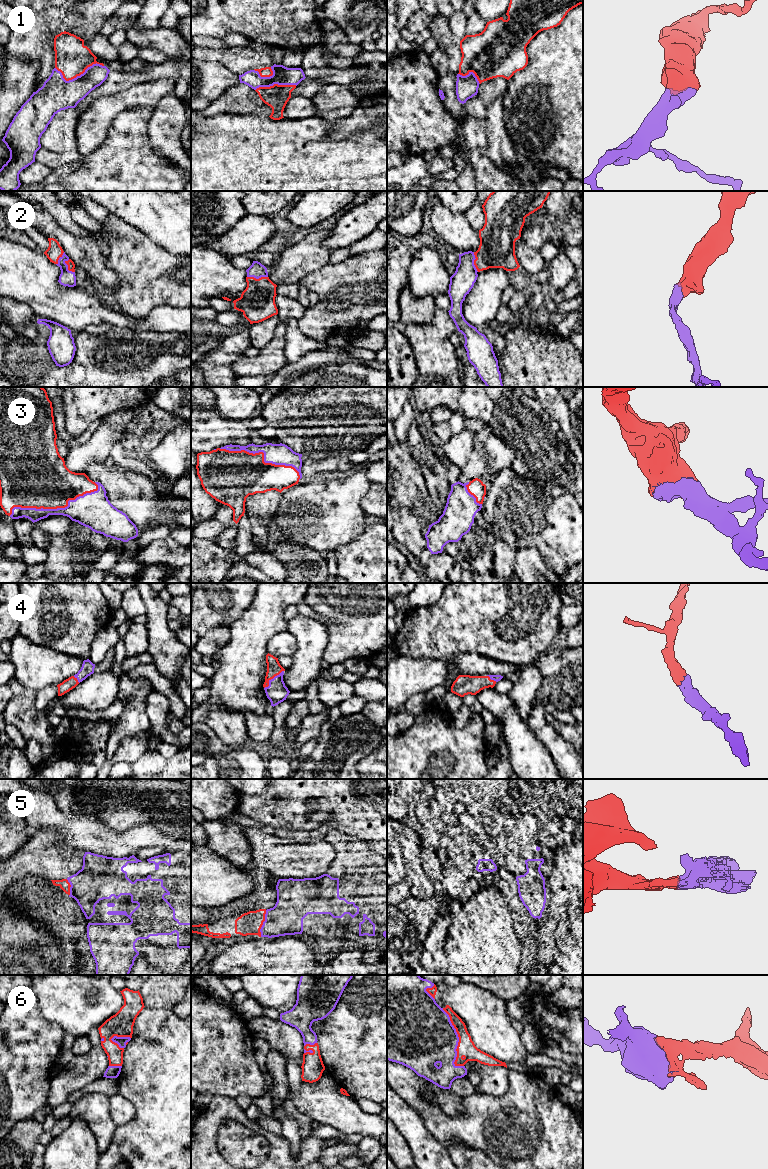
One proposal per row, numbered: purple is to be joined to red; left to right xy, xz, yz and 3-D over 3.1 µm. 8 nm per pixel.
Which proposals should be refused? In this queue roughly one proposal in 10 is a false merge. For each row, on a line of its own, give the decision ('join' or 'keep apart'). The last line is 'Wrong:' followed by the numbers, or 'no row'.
1: join
2: join
3: join
4: join
5: join
6: join
Wrong: no row

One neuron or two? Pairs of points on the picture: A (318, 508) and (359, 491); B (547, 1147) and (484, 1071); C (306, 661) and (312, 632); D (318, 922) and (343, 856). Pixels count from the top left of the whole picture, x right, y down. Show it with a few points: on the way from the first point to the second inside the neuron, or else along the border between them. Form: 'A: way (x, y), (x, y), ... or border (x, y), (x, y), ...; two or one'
A: way (328, 508), (331, 508), (349, 492); one
B: border (508, 1071), (508, 1089), (503, 1094), (480, 1093); two
C: way (309, 654), (311, 639); one
D: way (331, 906), (339, 898), (339, 877), (342, 872); one

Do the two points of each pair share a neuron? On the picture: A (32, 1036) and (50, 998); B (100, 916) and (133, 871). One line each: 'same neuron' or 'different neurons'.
A: different neurons
B: same neuron

